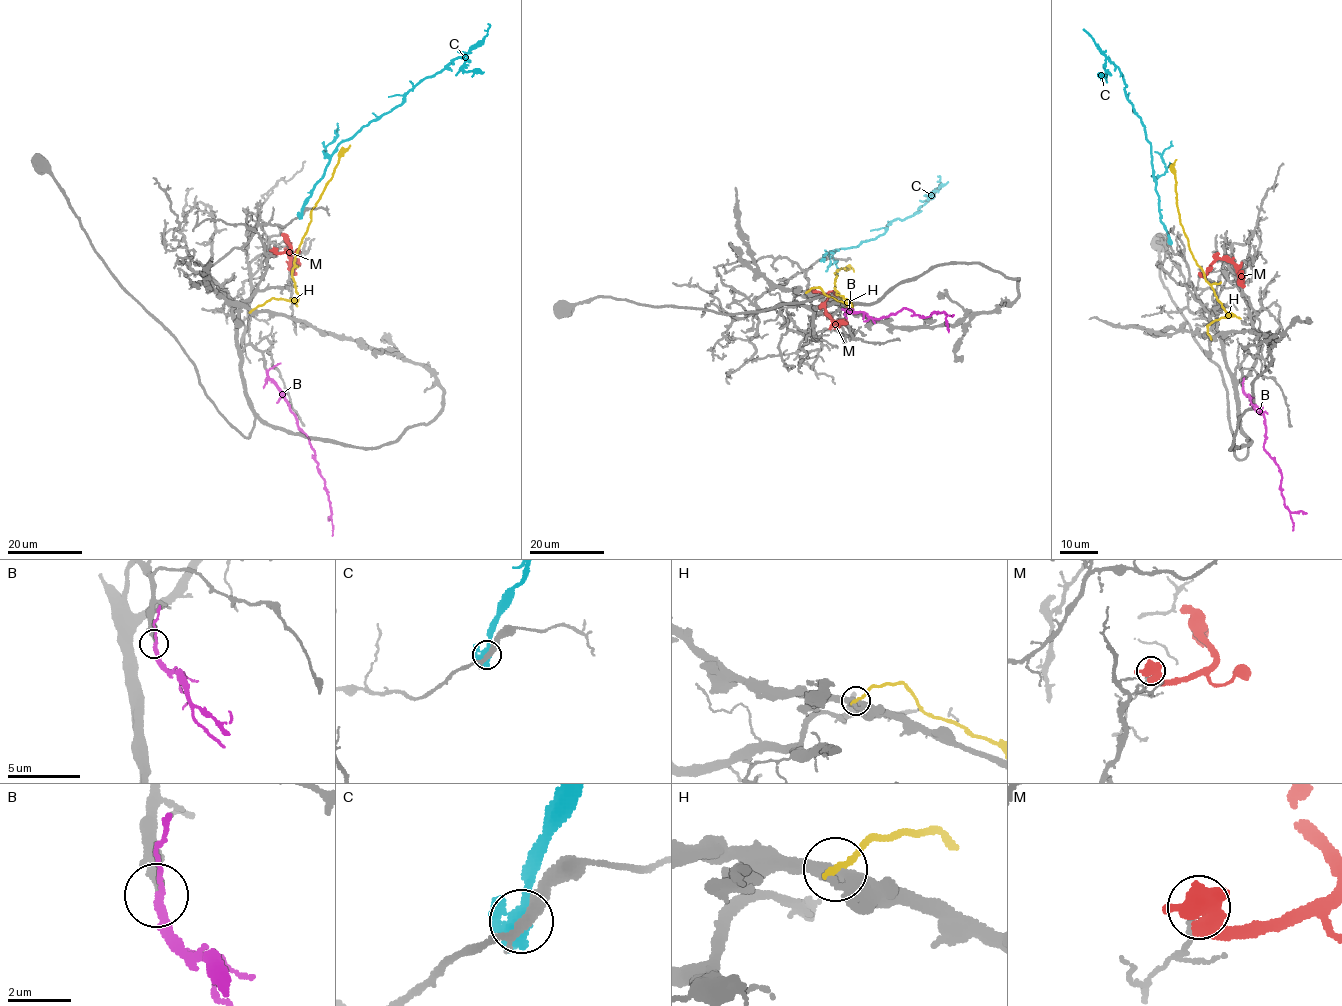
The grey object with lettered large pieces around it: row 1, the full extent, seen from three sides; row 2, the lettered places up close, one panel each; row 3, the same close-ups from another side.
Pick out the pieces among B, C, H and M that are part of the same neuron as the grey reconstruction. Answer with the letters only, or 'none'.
B

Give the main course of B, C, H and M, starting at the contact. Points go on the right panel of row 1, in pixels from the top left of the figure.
B: (1242, 388), (1263, 415), (1264, 449), (1278, 465), (1284, 506), (1292, 521), (1292, 530)
C: (1169, 241), (1160, 219), (1151, 145), (1144, 126), (1125, 95), (1126, 86), (1117, 67), (1083, 29)
H: (1211, 338), (1208, 325), (1227, 313), (1189, 248), (1179, 219), (1172, 167), (1176, 159)
M: (1202, 275), (1206, 274), (1219, 258), (1226, 258), (1236, 267), (1238, 283), (1244, 287)

